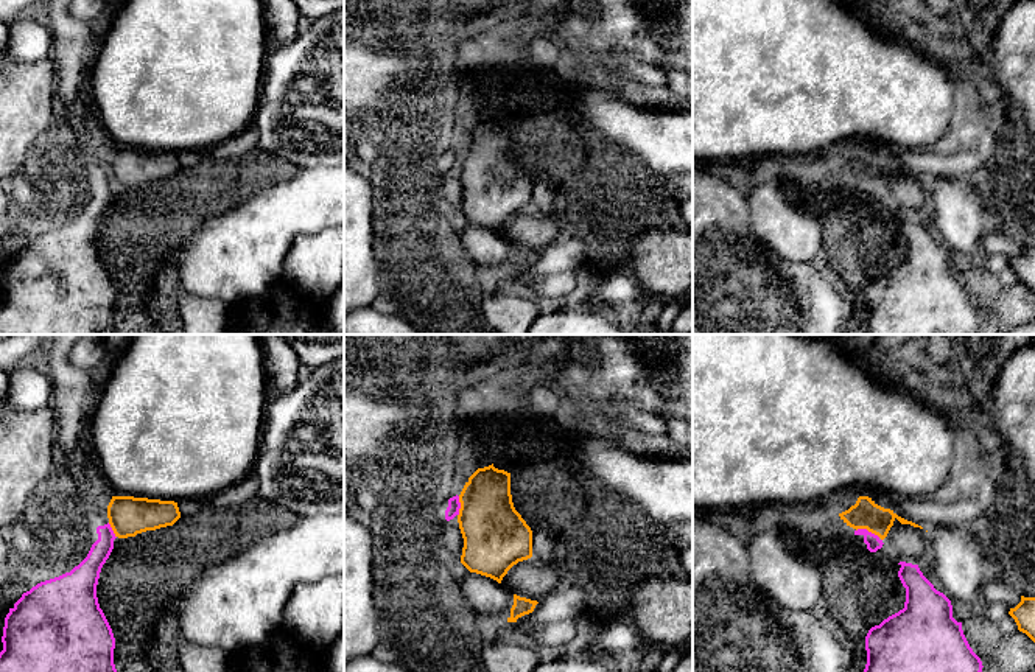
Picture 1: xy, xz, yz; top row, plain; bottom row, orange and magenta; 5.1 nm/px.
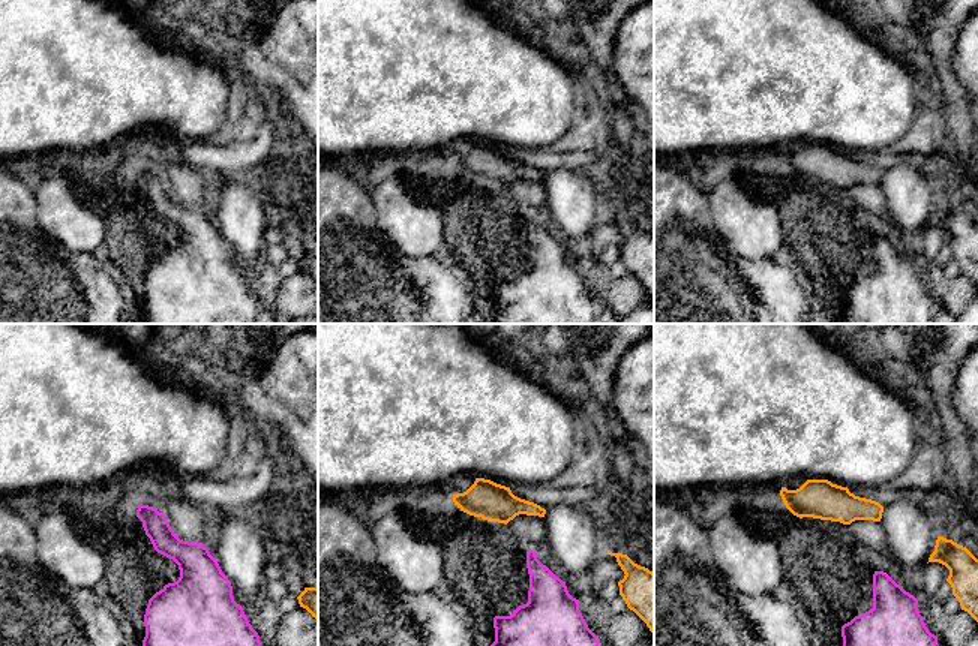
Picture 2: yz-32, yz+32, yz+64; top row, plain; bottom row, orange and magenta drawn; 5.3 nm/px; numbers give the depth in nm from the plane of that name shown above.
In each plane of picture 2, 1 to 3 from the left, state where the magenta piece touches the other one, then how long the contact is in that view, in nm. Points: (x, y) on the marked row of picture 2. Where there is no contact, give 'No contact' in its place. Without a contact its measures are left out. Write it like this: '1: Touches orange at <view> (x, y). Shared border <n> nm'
1: No contact
2: No contact
3: No contact

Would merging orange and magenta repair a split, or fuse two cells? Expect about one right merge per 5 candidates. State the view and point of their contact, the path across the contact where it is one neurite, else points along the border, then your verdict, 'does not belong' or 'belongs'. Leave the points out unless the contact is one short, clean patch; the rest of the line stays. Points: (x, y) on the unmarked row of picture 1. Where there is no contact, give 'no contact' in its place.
contact yz (870, 182); border yz (856, 181), (873, 184), (881, 192); does not belong

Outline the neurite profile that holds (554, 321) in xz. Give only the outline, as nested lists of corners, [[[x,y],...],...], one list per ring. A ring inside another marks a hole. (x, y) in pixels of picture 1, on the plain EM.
[[[548,308],[532,322],[528,334],[629,334],[629,331],[627,325],[610,313]]]

